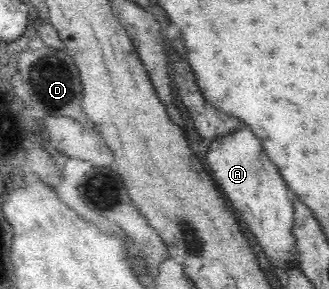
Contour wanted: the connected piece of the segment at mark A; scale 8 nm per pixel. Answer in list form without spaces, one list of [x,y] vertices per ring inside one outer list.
[[[241,123],[242,127],[238,127],[226,135],[216,135],[212,141],[209,141],[206,154],[206,163],[210,165],[210,172],[215,177],[217,187],[224,191],[224,195],[228,197],[228,201],[232,203],[232,207],[237,215],[241,215],[244,221],[248,223],[252,233],[256,236],[258,244],[262,246],[267,257],[274,259],[282,259],[284,266],[288,266],[288,262],[296,261],[296,238],[292,235],[294,208],[289,192],[286,191],[284,179],[278,173],[278,167],[270,161],[270,157],[264,151],[264,145],[260,143],[260,139],[254,135],[254,131],[248,125]]]

